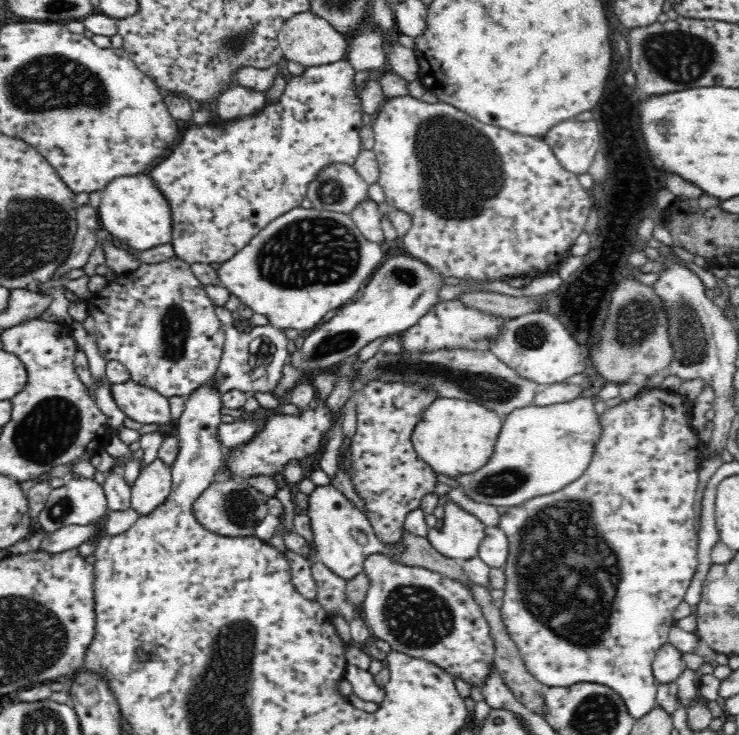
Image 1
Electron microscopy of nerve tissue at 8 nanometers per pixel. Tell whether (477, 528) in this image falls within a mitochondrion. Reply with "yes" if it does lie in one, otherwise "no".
no

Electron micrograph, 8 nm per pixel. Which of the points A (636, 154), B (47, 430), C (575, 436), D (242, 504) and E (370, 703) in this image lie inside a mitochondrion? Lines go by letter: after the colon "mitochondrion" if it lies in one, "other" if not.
A: mitochondrion
B: mitochondrion
C: other
D: mitochondrion
E: other

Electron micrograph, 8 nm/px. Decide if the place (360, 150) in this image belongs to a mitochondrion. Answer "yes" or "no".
no

